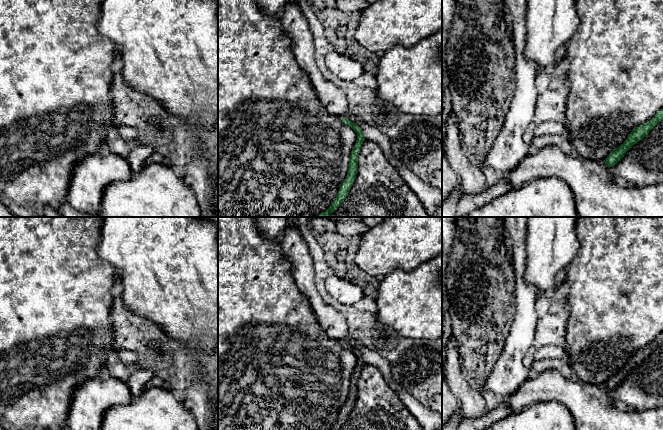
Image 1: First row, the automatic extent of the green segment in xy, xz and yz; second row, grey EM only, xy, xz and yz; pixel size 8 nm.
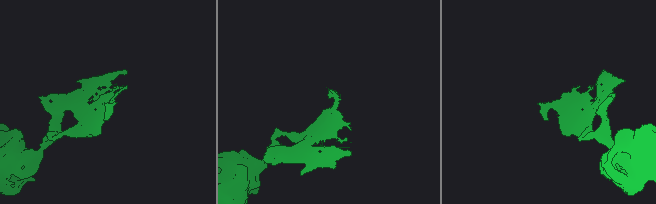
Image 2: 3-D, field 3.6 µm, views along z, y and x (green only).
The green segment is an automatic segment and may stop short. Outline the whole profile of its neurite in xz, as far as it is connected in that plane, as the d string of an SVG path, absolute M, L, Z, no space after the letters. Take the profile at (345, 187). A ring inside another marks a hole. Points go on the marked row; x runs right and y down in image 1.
M341 118L341 119L346 125L350 126L356 132L357 140L352 150L352 153L350 155L349 169L348 169L347 176L343 181L343 183L340 185L340 188L335 200L332 202L332 204L329 206L329 208L325 212L322 212L315 217L329 217L331 213L337 210L338 207L342 204L342 202L348 196L348 193L357 175L358 155L360 153L362 143L365 140L365 137L364 137L363 131L356 123L348 120L347 118Z

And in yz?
M663 108L660 109L656 115L644 124L635 127L628 135L627 139L619 147L613 149L607 156L605 164L609 167L613 167L619 162L626 152L637 142L642 140L649 132L663 119Z

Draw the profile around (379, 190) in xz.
M365 139L358 155L355 181L342 204L329 217L430 217L380 146Z

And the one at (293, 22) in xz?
M286 2L281 11L281 26L290 37L291 51L298 65L309 76L318 99L330 114L345 118L348 113L346 96L338 86L323 77L317 66L313 35L298 4Z

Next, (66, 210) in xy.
M63 203L59 209L62 217L101 217L98 213L82 213L72 208L68 203Z

